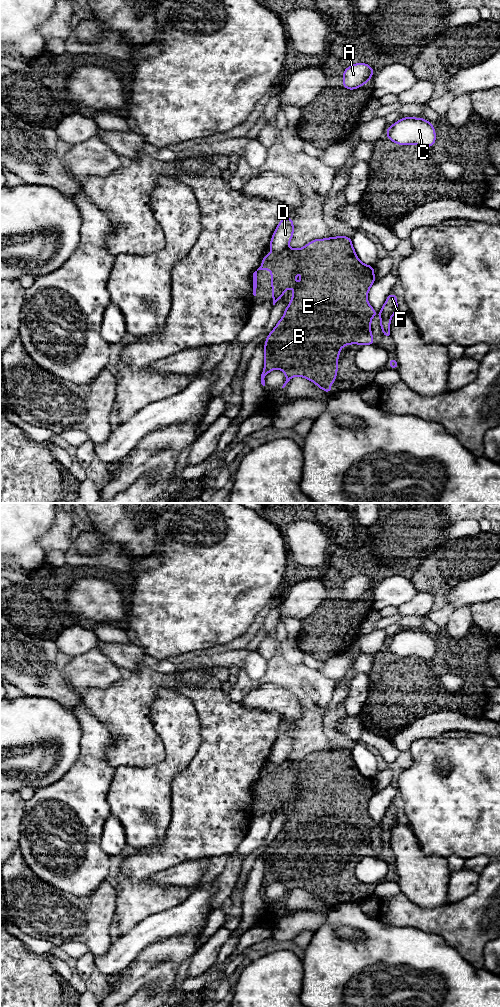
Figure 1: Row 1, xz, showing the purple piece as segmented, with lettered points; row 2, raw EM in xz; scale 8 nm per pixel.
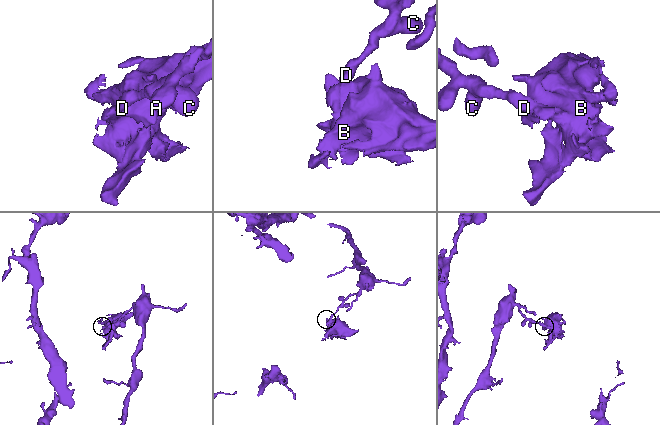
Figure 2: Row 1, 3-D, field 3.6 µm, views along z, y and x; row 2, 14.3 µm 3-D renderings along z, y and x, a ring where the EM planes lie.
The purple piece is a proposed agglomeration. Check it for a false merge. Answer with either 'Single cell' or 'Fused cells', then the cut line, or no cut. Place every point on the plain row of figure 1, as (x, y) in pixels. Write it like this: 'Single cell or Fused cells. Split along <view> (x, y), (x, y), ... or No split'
Fused cells. Split along xz (272, 762), (280, 764)

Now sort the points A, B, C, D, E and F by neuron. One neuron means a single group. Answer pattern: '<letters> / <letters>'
A C D / B E F

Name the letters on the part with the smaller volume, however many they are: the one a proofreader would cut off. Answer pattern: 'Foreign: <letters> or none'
Foreign: B, E, F

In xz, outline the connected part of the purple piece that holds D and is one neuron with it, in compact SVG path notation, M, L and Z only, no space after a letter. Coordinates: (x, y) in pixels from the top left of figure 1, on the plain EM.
M292 729L281 731L272 747L269 760L275 764L283 764L288 760L293 745L294 738Z

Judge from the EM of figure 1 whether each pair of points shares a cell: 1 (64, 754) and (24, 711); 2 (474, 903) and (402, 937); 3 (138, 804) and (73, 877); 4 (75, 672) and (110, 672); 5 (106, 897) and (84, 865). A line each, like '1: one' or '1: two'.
1: one
2: two
3: two
4: one
5: two

